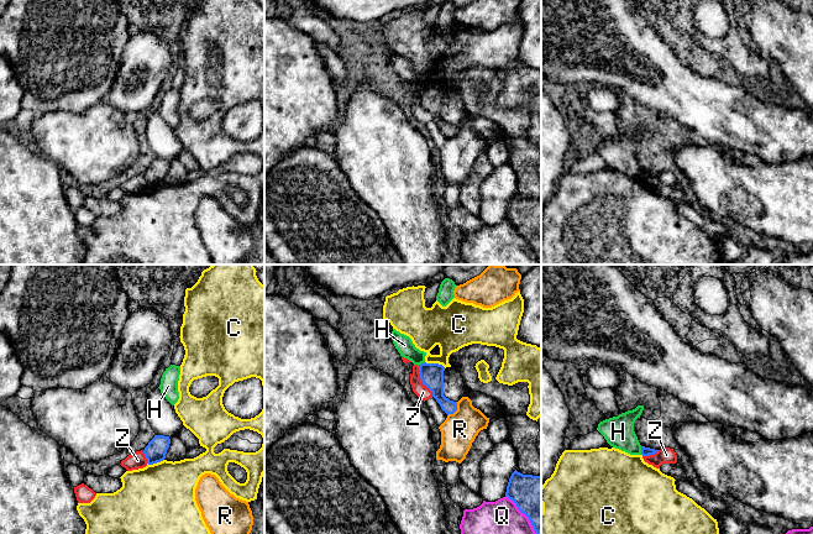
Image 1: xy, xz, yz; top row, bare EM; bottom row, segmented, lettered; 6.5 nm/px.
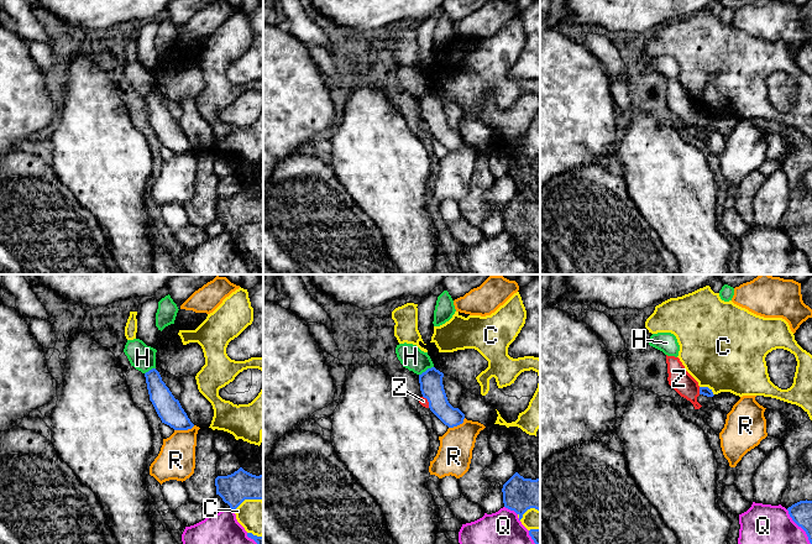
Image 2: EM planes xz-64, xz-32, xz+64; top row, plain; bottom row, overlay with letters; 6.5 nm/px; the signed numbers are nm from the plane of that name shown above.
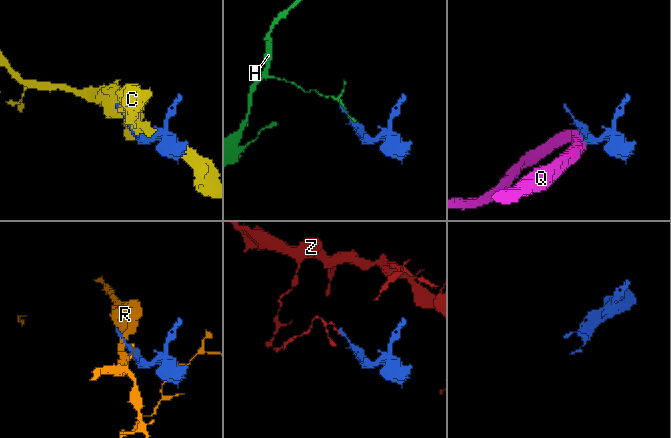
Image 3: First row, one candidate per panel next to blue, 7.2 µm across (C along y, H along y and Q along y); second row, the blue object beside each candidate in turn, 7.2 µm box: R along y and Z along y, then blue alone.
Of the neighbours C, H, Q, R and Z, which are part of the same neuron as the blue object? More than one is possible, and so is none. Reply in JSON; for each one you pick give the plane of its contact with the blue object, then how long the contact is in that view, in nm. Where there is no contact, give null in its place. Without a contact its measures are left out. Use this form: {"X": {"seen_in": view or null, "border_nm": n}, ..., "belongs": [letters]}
{"belongs": []}

